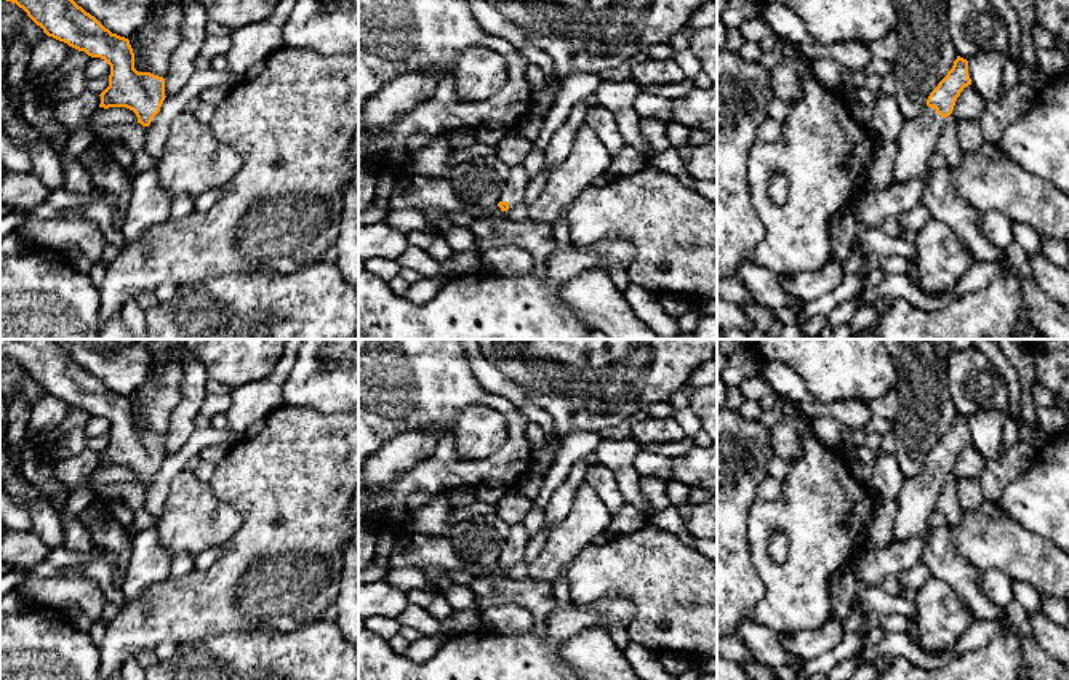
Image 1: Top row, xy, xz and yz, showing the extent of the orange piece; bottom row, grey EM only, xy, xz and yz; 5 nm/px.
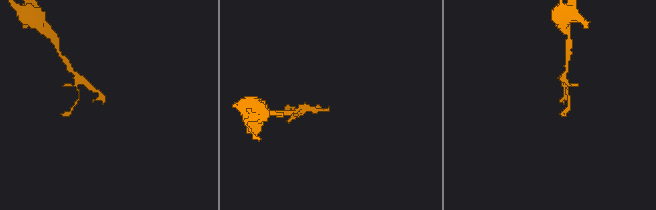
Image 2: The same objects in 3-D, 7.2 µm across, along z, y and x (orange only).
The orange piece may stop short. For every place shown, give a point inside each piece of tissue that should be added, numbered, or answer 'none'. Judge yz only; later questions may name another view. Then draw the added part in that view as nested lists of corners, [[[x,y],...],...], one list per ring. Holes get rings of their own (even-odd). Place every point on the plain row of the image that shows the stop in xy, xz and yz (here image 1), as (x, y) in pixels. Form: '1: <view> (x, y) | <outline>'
1: yz (916, 501) | [[[925,466],[922,474],[906,480],[896,498],[898,512],[893,523],[893,538],[904,542],[927,528],[928,515],[935,512],[935,502],[946,477],[936,467]]]

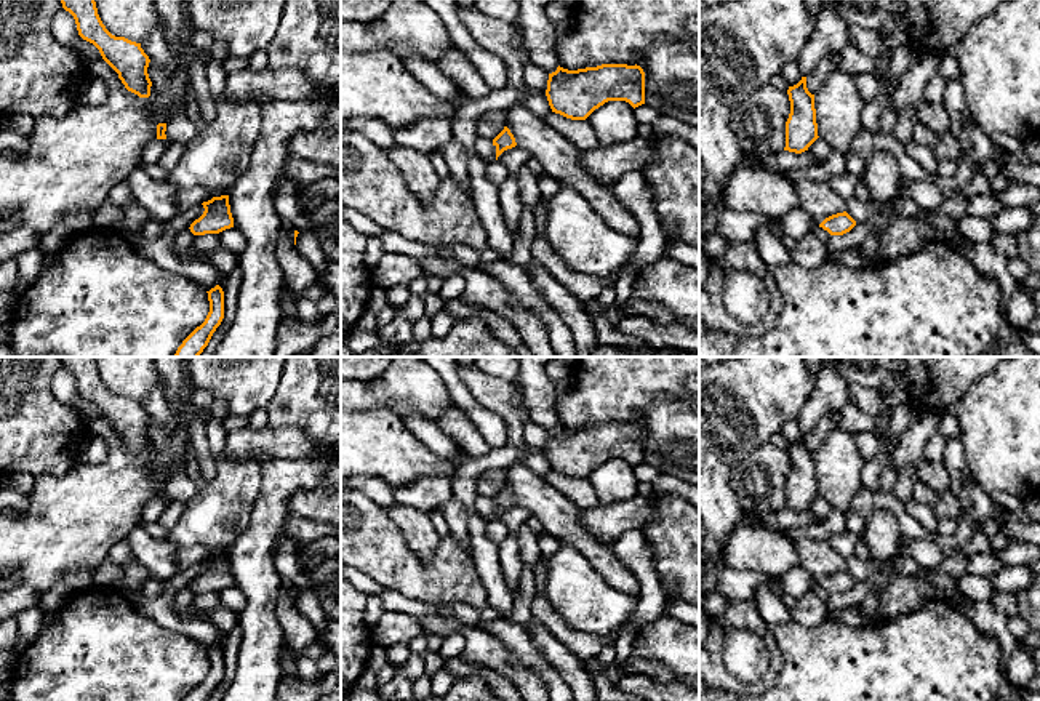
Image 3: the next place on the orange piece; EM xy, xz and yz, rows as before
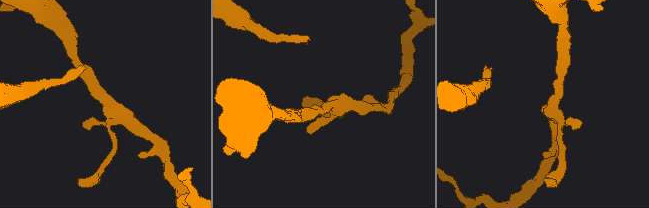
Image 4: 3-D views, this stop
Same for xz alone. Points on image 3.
none

